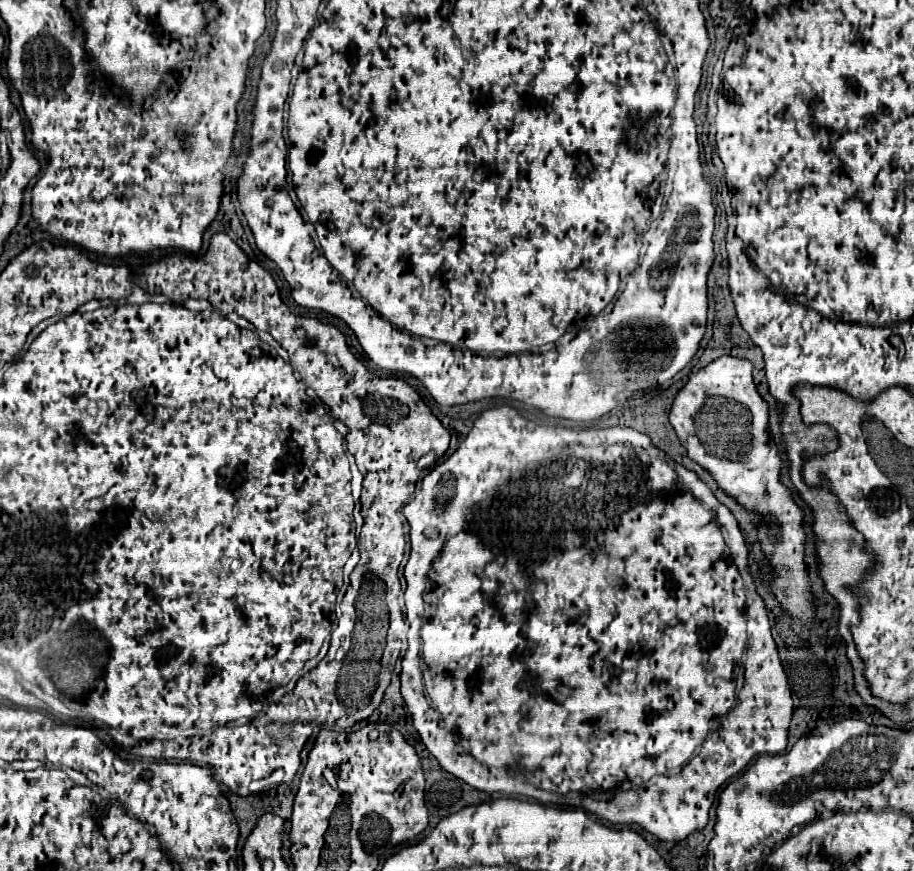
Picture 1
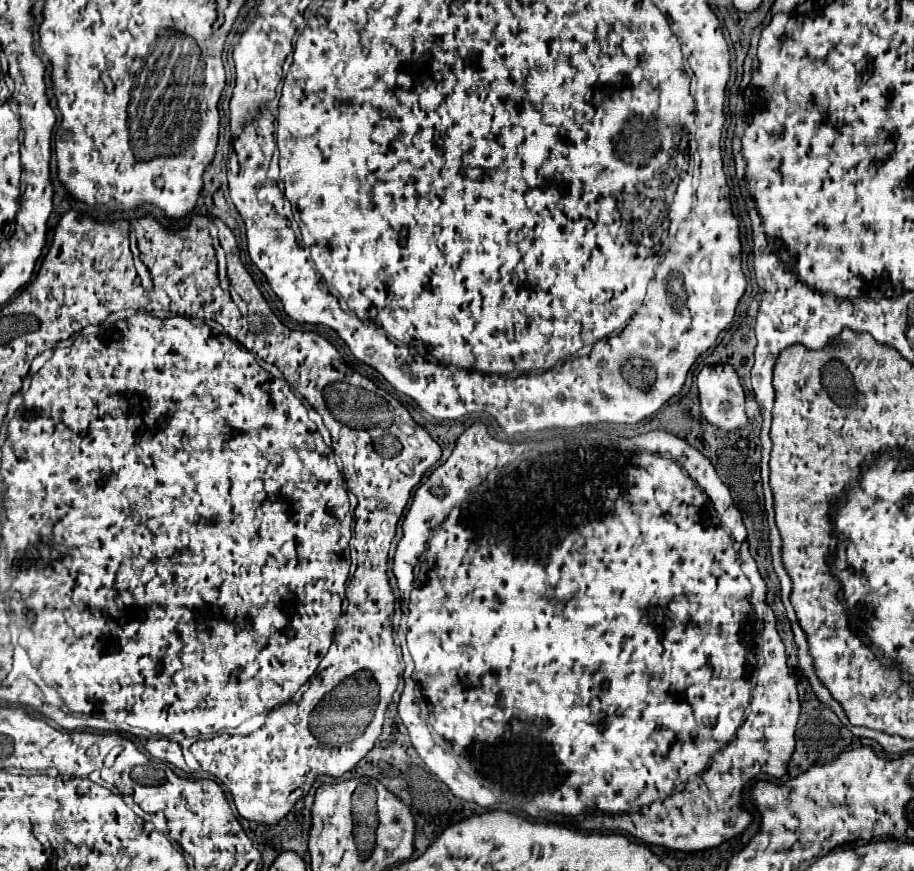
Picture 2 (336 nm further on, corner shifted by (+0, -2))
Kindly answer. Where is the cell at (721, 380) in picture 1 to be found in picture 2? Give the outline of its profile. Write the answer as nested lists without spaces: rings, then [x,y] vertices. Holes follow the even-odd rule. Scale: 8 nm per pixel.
[[[715,364],[715,366],[705,366],[697,374],[697,386],[699,386],[699,400],[701,400],[701,412],[707,422],[717,426],[719,430],[733,432],[737,428],[747,426],[747,416],[745,416],[745,392],[741,386],[741,380],[733,366],[729,364]]]

